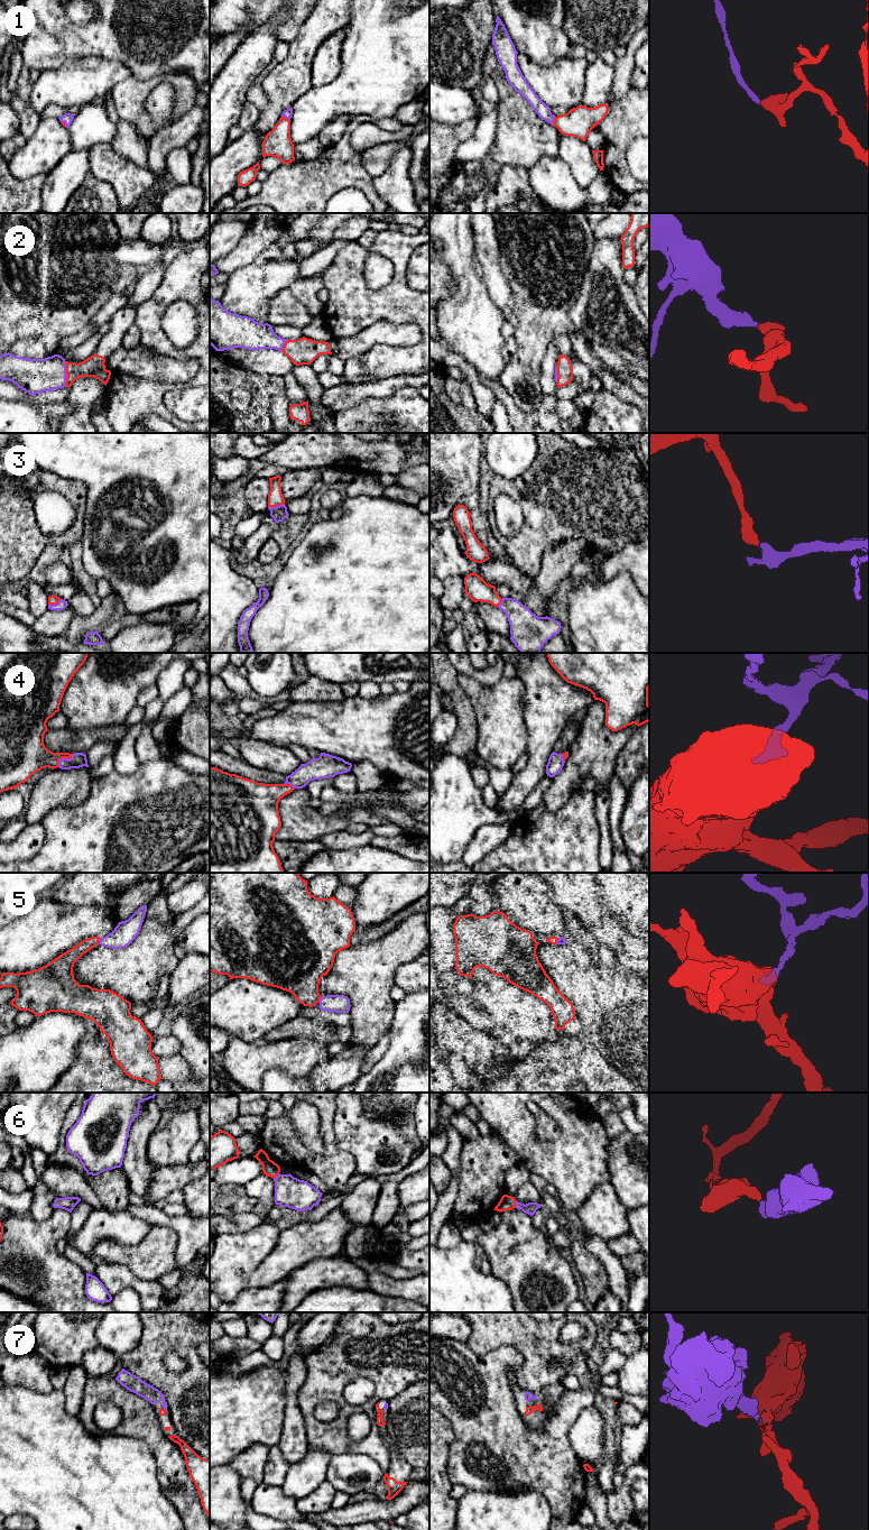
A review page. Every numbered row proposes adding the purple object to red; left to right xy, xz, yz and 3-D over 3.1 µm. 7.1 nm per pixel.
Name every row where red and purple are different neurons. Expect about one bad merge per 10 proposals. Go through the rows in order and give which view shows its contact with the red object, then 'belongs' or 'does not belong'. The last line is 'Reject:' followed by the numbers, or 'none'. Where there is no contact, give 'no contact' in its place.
1: xz | belongs
2: xy | belongs
3: xz | belongs
4: xy | belongs
5: xy | belongs
6: yz | belongs
7: xy | belongs
Reject: none

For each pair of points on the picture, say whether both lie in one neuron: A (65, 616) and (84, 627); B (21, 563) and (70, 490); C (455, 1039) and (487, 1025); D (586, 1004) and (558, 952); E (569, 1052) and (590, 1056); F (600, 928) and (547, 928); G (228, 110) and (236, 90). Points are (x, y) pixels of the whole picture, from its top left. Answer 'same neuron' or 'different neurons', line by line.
A: different neurons
B: same neuron
C: different neurons
D: same neuron
E: different neurons
F: different neurons
G: same neuron

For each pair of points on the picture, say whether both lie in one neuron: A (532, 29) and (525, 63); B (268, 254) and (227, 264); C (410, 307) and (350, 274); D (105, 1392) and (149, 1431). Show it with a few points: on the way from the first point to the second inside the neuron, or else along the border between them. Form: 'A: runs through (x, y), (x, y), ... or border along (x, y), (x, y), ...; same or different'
A: border along (518, 52), (527, 55), (542, 66), (549, 66); different
B: border along (267, 245), (260, 257); different
C: runs through (395, 304), (376, 304), (361, 289); same
D: runs through (118, 1394), (139, 1415), (139, 1419); same

